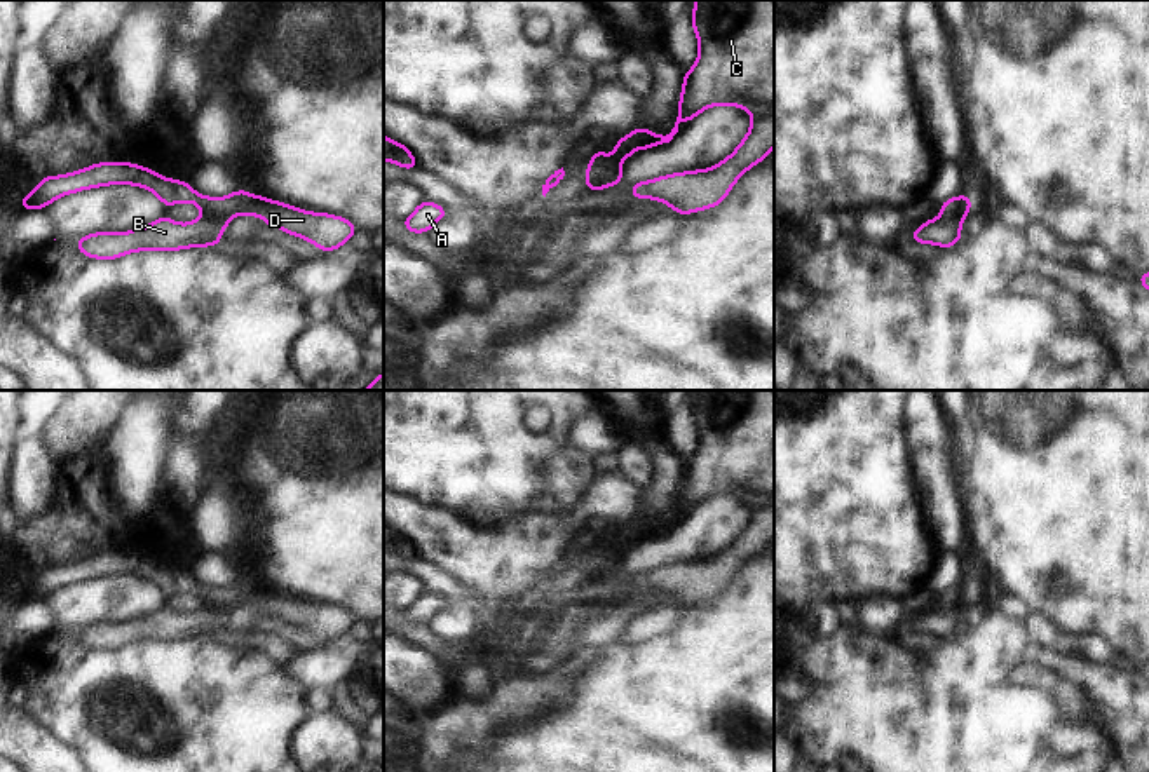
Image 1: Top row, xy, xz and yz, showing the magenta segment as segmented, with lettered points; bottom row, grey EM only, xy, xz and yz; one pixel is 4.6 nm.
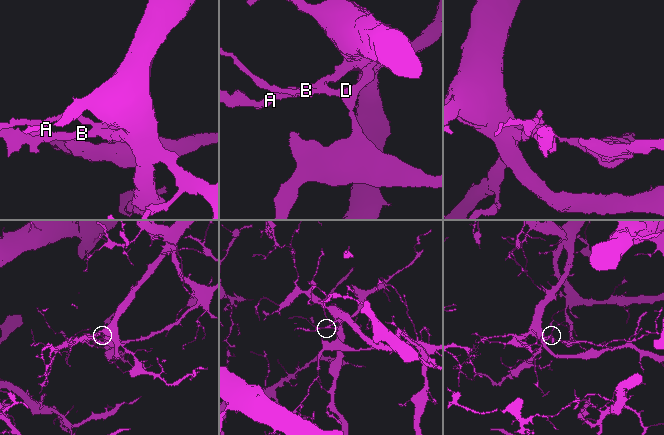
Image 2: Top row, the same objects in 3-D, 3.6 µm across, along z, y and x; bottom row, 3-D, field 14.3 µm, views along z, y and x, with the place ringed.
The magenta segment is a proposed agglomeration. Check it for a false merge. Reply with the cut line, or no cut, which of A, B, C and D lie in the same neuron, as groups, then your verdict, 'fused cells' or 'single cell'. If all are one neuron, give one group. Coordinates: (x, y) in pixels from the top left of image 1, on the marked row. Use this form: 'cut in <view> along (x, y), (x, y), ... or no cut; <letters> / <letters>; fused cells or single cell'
cut in xz along (621, 171), (607, 171), (605, 185); A B C / D; fused cells

